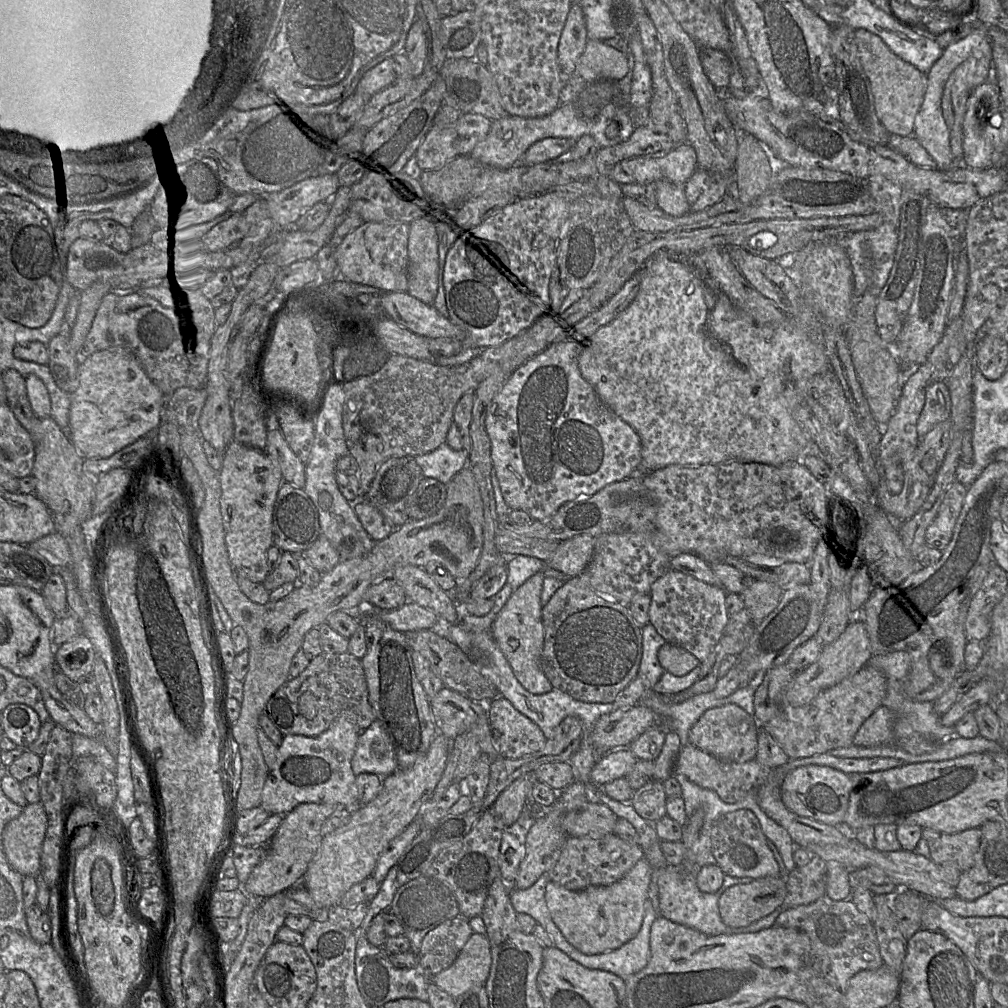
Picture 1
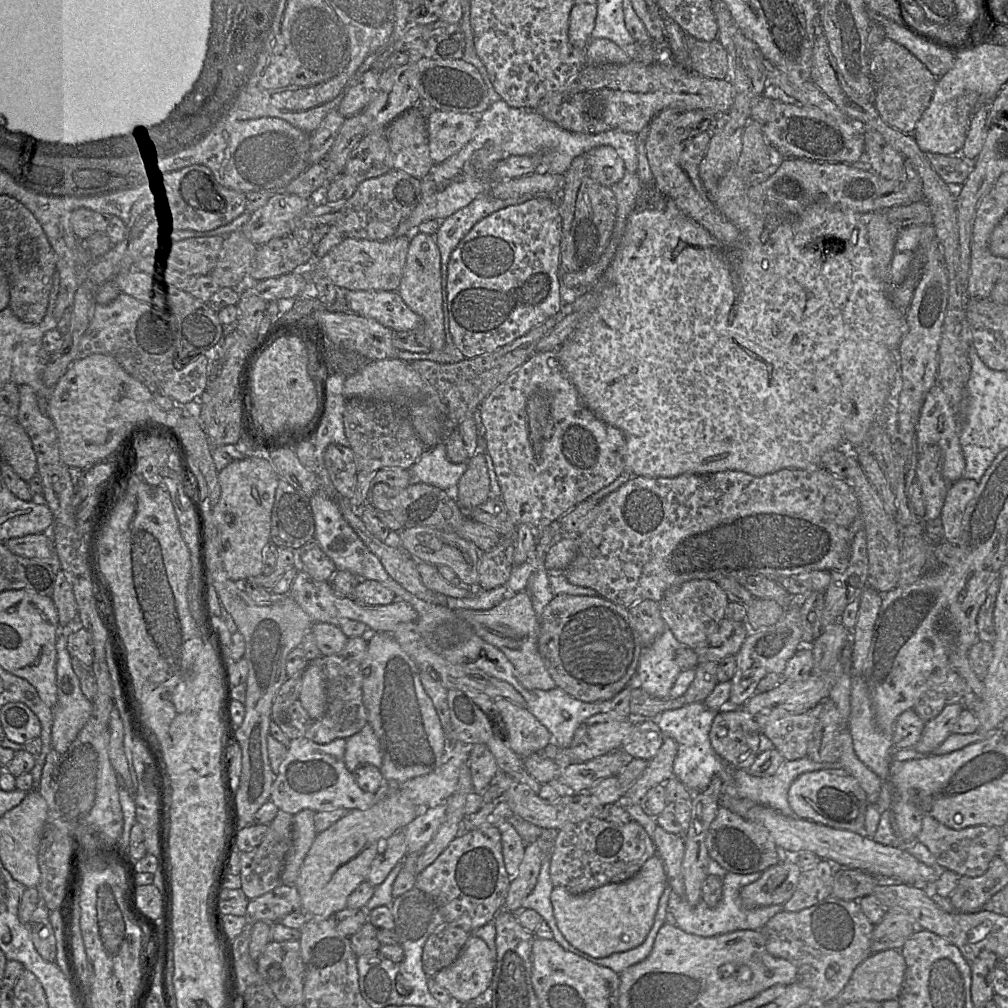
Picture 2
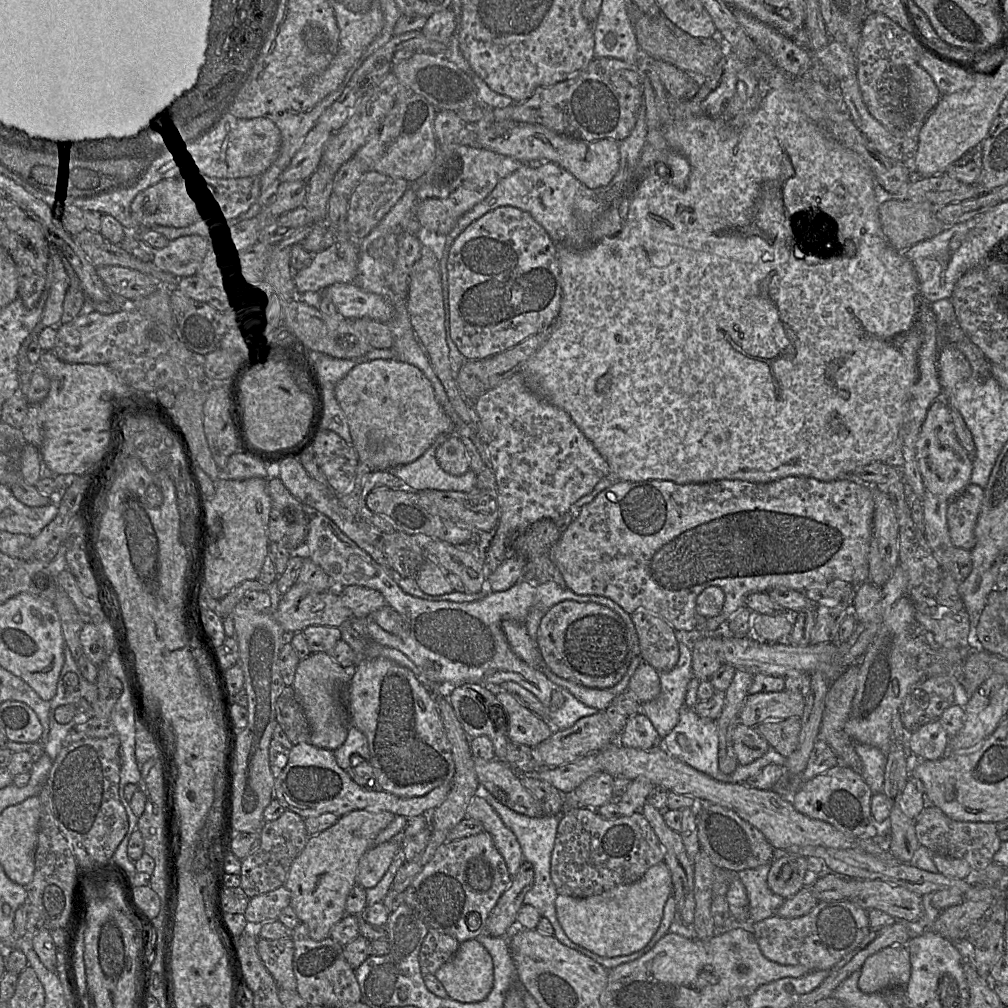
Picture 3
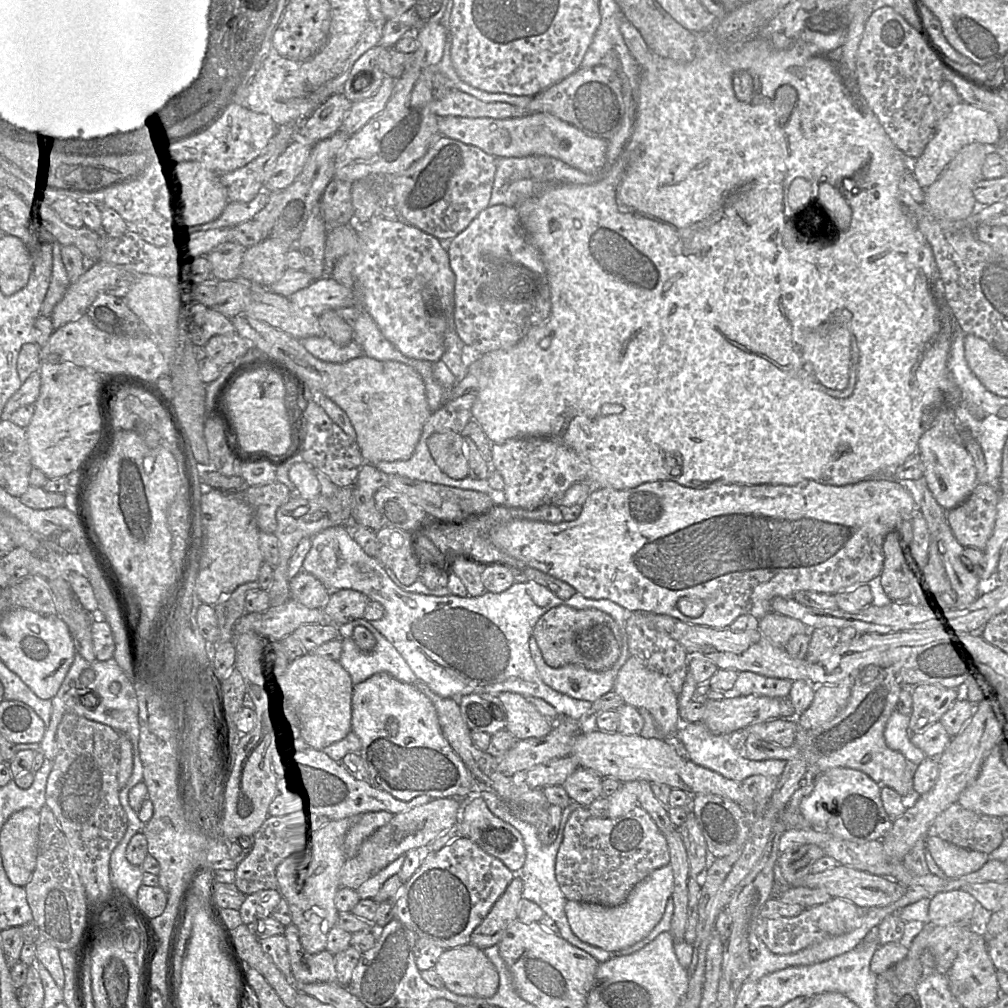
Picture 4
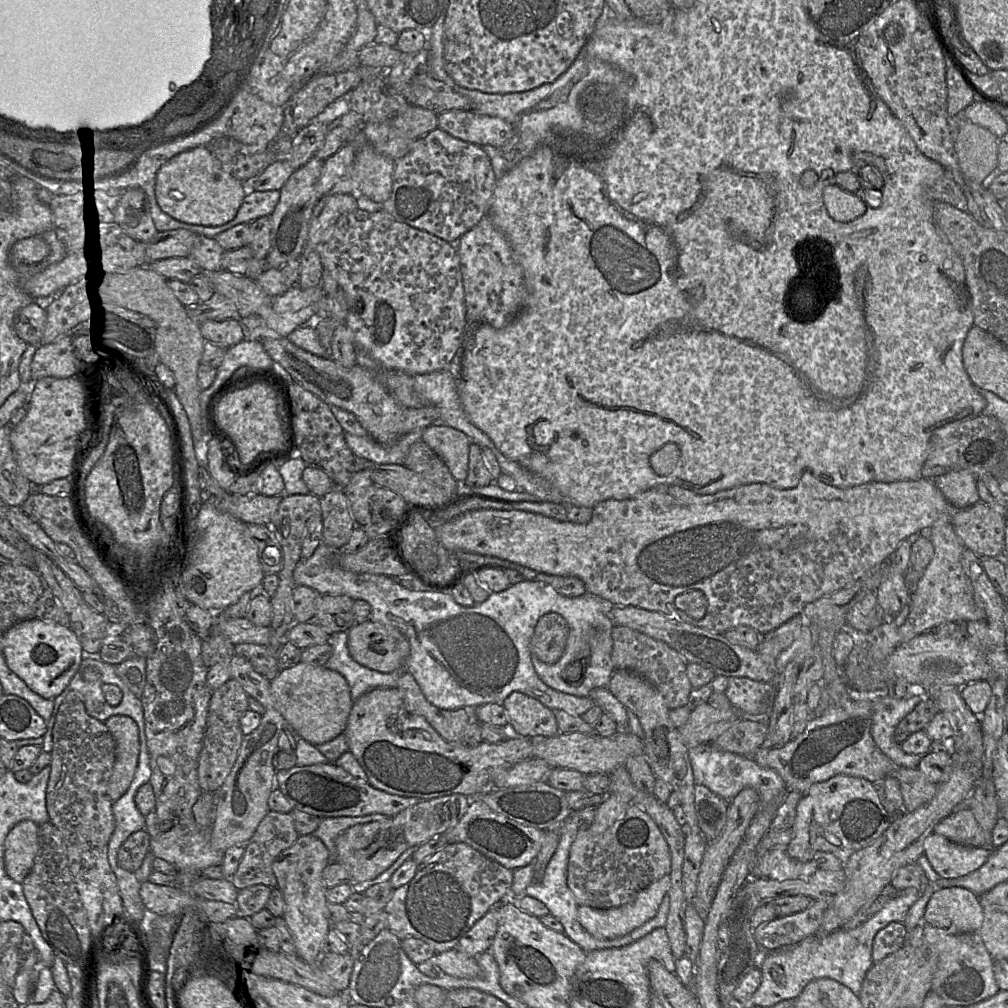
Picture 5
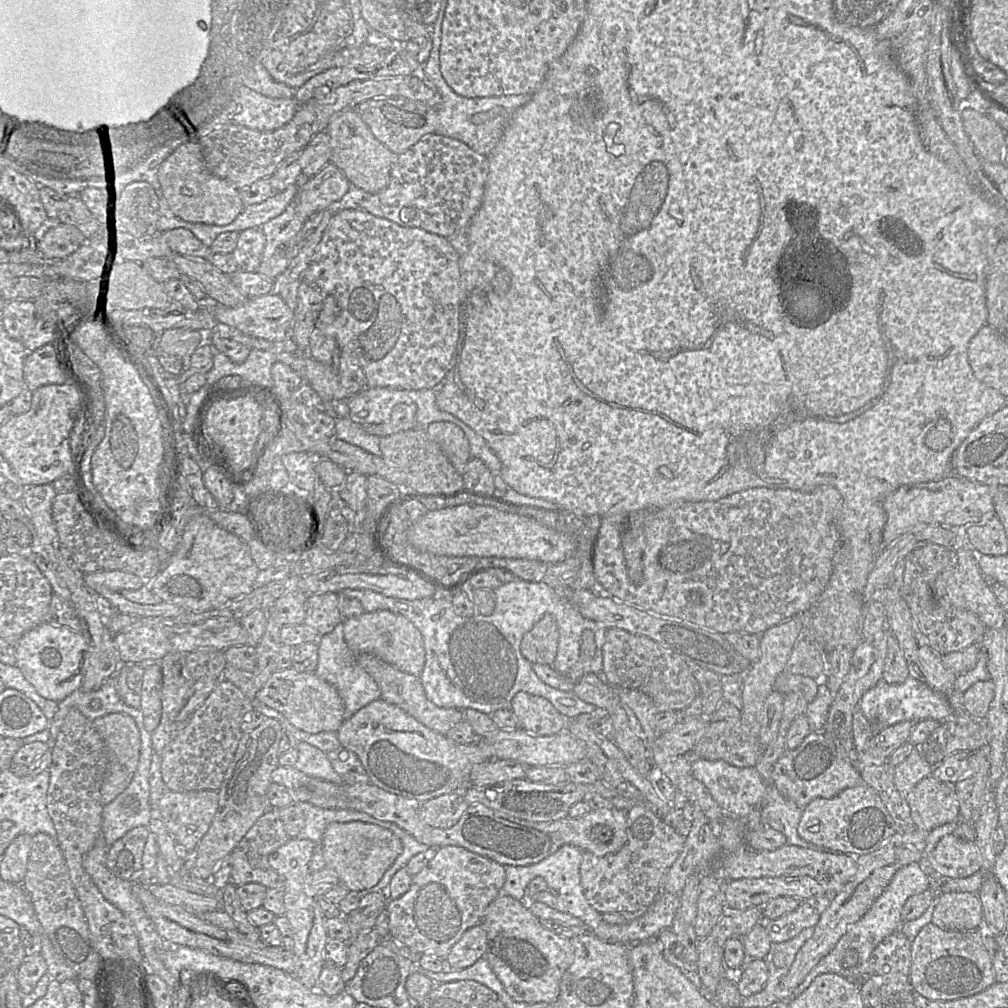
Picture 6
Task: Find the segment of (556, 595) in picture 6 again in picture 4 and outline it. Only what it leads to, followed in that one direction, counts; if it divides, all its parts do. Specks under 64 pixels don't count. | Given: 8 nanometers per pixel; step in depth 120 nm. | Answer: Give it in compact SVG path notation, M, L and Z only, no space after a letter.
M334 526L322 530L311 540L311 549L309 550L307 556L304 559L302 565L302 571L312 574L316 577L322 584L329 590L329 592L336 592L341 589L352 589L355 591L359 591L365 594L371 601L379 602L385 609L385 616L380 620L373 620L369 621L375 629L377 629L401 654L401 656L405 659L409 667L412 669L414 674L416 675L418 682L425 683L434 693L438 694L444 698L453 698L453 699L460 699L461 697L469 694L490 694L493 696L498 696L500 693L503 692L513 692L521 694L524 697L535 697L540 698L551 706L555 708L555 710L562 715L565 715L573 720L580 720L585 714L591 709L592 703L585 700L577 700L574 698L569 697L566 694L560 693L548 685L546 685L539 673L537 671L536 665L531 657L530 650L529 650L529 638L533 635L533 629L537 621L540 617L551 608L554 608L559 605L567 605L575 609L583 610L583 609L598 609L607 613L611 618L616 622L618 628L621 632L626 631L626 621L627 621L627 614L628 612L619 606L618 604L614 603L608 599L590 599L585 598L578 592L572 595L569 599L561 599L557 597L549 588L538 584L533 580L528 580L523 583L515 582L510 586L507 590L500 592L500 593L492 593L486 591L483 595L478 597L460 597L457 595L448 595L448 596L433 596L433 595L423 595L417 594L412 592L406 592L399 587L391 580L391 578L387 575L385 570L383 569L381 563L375 558L368 556L362 548L357 544L357 542L353 539L351 535L351 528L349 526Z

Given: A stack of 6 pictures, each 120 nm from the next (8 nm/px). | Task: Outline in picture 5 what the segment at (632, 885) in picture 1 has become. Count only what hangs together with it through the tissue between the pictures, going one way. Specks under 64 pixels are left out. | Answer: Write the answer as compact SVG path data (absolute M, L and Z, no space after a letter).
M668 874L641 890L632 902L620 907L598 909L580 905L578 907L579 921L587 932L598 939L615 939L624 936L657 915L659 907L664 897L668 894L670 887L671 879L670 874Z

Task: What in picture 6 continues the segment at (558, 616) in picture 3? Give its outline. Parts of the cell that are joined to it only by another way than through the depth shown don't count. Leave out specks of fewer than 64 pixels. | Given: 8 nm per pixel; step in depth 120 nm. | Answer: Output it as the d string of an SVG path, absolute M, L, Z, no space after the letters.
M546 614L524 635L520 650L531 664L550 665L557 655L558 642L556 620L553 615Z

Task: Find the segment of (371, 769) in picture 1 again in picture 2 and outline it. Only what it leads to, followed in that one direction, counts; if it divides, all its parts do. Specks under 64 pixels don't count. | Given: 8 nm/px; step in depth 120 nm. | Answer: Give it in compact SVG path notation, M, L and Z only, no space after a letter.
M369 723L346 739L344 761L351 772L365 765L373 765L380 769L383 762L380 743Z

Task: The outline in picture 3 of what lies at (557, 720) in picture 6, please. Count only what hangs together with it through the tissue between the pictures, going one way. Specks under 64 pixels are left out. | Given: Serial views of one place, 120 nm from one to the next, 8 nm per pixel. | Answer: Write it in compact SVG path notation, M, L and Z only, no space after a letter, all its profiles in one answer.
M500 692L496 698L505 713L510 742L534 748L552 735L553 728L512 695Z

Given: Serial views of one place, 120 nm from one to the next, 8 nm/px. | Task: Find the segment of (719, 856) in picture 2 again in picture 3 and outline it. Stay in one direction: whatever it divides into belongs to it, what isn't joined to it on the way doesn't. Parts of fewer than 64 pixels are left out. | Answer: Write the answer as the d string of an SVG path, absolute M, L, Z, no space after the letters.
M710 801L699 802L696 823L701 849L716 867L738 872L774 861L774 848L763 833L731 809Z

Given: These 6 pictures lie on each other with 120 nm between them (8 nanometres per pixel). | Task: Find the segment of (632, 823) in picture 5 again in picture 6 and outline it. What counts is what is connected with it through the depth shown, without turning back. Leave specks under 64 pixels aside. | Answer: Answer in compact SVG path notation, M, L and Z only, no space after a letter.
M633 805L626 813L627 840L616 853L596 856L584 851L581 886L589 904L599 913L645 911L663 891L669 869L683 850L686 836L678 833L652 810Z

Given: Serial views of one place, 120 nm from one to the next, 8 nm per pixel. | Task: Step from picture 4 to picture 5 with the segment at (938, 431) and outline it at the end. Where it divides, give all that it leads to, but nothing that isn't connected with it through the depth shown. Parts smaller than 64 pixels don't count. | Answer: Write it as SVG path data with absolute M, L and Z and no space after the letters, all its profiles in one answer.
M952 470L932 479L946 500L955 508L969 507L980 500L977 478L967 470Z

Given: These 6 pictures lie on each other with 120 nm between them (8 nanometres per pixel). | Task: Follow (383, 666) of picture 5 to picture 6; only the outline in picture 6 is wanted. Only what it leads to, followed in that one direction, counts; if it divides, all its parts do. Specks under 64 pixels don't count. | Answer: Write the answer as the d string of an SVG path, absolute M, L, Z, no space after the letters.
M379 610L344 619L344 641L355 657L372 654L398 670L418 677L423 671L426 652L422 634L411 621L400 614Z

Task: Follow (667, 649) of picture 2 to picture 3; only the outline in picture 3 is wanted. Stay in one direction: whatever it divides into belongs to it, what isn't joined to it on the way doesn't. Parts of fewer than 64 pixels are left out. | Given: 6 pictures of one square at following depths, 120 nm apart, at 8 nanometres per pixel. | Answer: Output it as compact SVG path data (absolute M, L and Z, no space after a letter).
M676 631L679 642L679 660L669 672L658 672L661 684L659 695L640 706L639 713L645 715L653 724L655 730L664 739L677 725L681 710L685 706L685 696L690 680L695 677L692 671L692 646L704 634L697 631Z

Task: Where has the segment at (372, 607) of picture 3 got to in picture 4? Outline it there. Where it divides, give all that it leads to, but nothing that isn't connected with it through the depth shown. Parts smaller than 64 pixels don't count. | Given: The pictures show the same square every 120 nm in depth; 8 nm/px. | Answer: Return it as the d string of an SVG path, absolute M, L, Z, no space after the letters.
M352 589L330 592L329 598L322 608L325 621L338 627L361 619L370 601L365 594Z

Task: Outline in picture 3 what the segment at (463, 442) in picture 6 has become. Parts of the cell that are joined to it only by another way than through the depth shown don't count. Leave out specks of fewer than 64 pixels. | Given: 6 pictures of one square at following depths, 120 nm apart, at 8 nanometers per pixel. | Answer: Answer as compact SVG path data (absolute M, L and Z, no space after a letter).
M457 434L448 436L436 449L435 457L441 469L450 475L460 476L469 470L465 447Z

